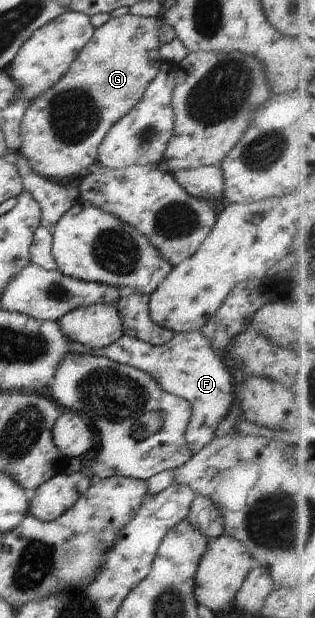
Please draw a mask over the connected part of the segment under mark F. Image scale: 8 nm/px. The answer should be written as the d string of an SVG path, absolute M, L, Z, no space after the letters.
M200 331L175 333L165 344L152 345L125 334L119 341L102 349L83 348L81 354L105 357L149 373L168 393L185 399L190 404L190 419L184 437L191 456L199 452L216 437L217 427L229 412L233 393L233 377Z

